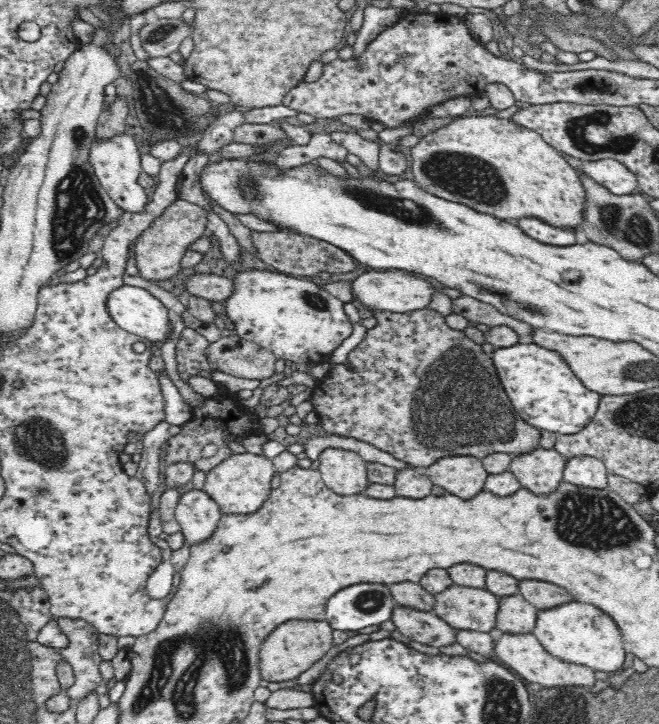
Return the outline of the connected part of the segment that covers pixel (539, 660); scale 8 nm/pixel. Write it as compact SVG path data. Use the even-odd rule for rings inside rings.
M495 632L493 654L502 665L514 672L518 672L524 680L538 684L544 688L554 686L594 686L596 678L594 671L587 666L568 662L550 654L537 636L530 632Z

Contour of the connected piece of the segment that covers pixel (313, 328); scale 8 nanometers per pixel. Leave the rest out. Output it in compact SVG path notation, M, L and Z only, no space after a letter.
M250 269L238 271L234 278L234 290L224 300L226 315L234 324L234 332L240 338L260 345L282 358L289 366L297 363L311 365L326 359L334 348L338 348L352 334L352 323L344 313L344 303L330 294L322 284L294 275L270 271L268 269Z

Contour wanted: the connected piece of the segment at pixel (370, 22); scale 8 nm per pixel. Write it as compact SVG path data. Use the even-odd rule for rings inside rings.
M367 4L364 8L363 24L360 30L356 33L356 40L352 46L352 59L357 59L357 62L367 47L368 43L372 43L374 39L377 39L377 35L380 34L386 26L390 26L392 22L396 22L401 18L401 15L405 11L400 8L384 8L373 7Z

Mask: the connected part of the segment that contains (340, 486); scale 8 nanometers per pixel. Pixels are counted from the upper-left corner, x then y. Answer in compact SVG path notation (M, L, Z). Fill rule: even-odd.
M328 448L319 455L316 462L325 486L335 494L361 494L370 484L366 462L356 452Z

